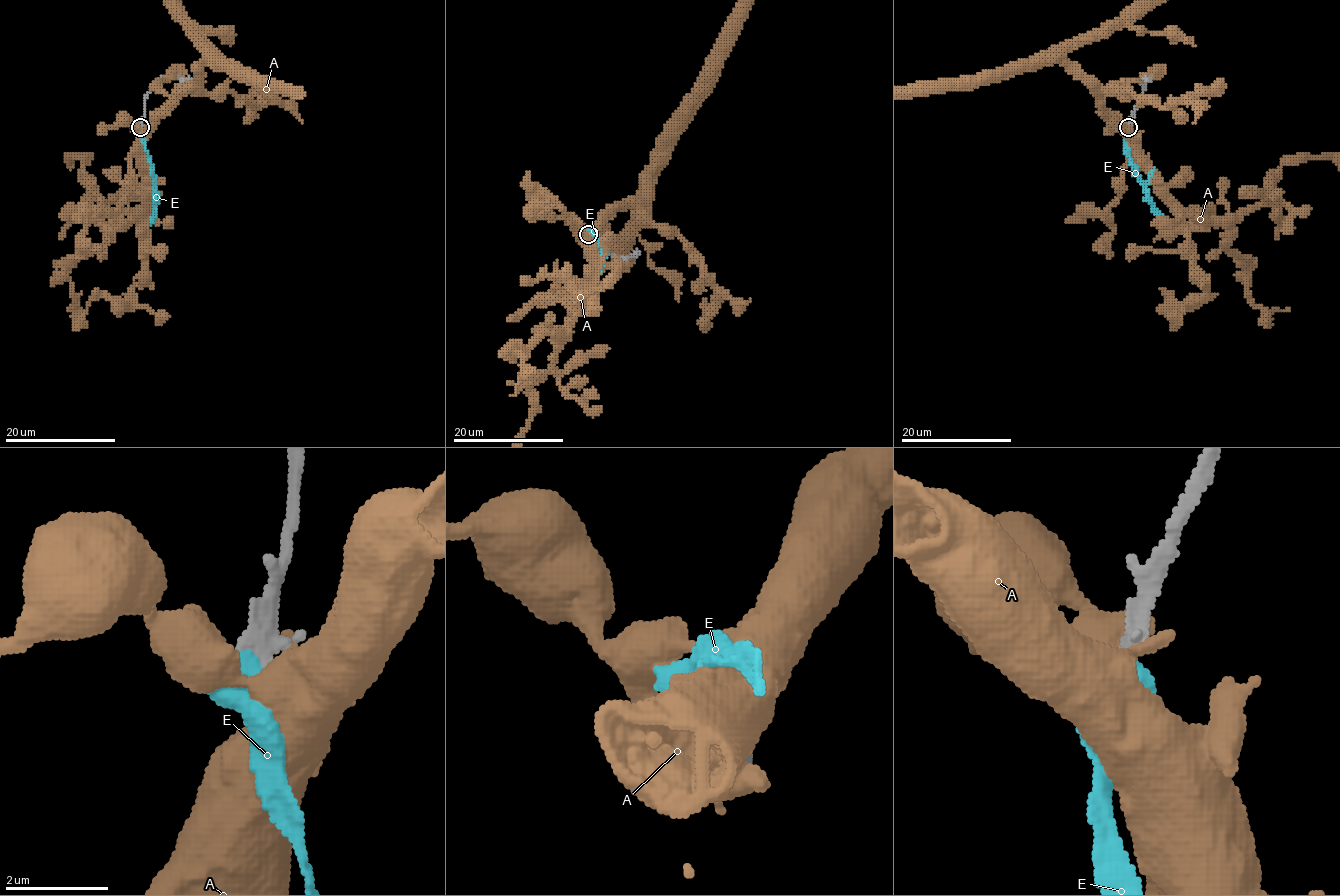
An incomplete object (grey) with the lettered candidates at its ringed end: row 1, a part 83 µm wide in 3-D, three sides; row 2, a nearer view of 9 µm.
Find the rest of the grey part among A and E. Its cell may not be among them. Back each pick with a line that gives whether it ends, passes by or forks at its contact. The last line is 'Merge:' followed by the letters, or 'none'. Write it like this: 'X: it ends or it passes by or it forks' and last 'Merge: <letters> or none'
E: it ends
Merge: E

